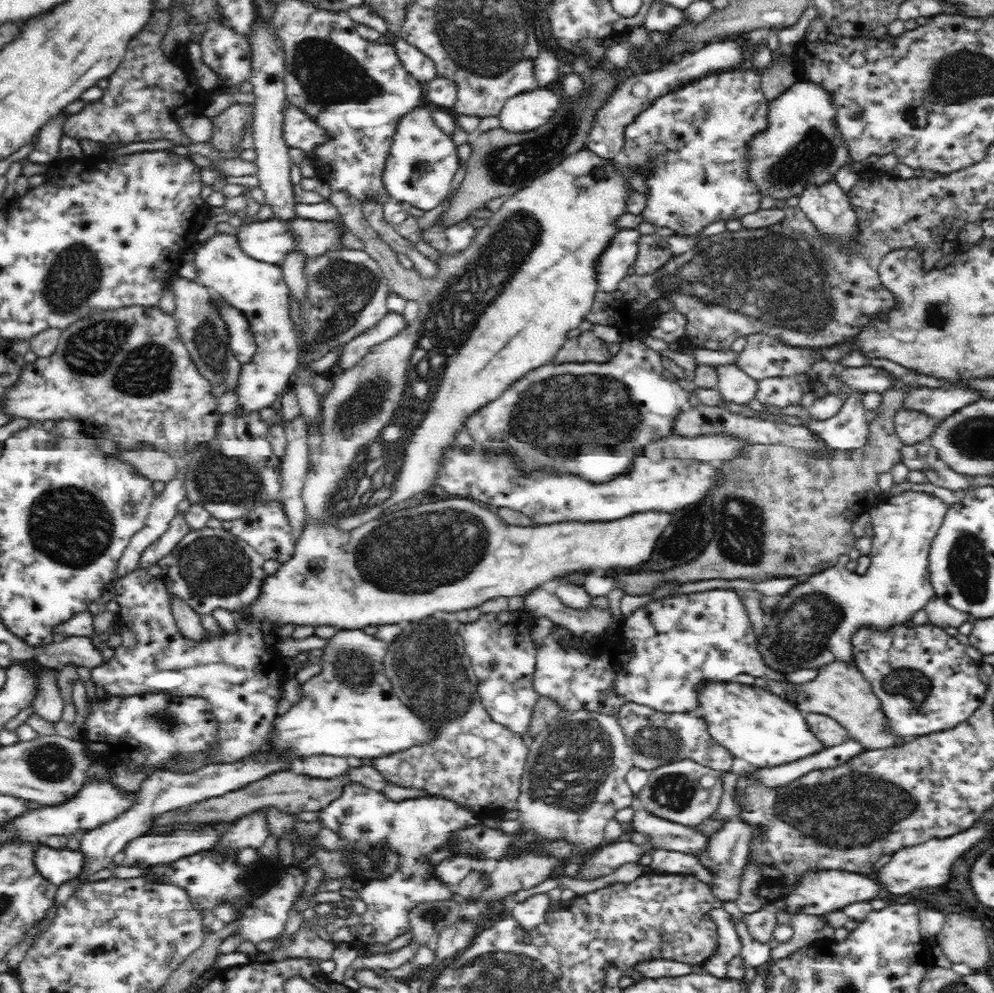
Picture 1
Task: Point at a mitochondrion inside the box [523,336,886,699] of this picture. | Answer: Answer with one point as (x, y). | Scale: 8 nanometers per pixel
(798, 636)

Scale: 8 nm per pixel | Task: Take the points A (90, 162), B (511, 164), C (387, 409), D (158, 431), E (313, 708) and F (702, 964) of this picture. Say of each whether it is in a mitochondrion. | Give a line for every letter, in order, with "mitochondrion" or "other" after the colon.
A: other
B: mitochondrion
C: mitochondrion
D: other
E: other
F: other

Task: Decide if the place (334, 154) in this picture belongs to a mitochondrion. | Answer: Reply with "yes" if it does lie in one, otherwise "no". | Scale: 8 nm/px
no

